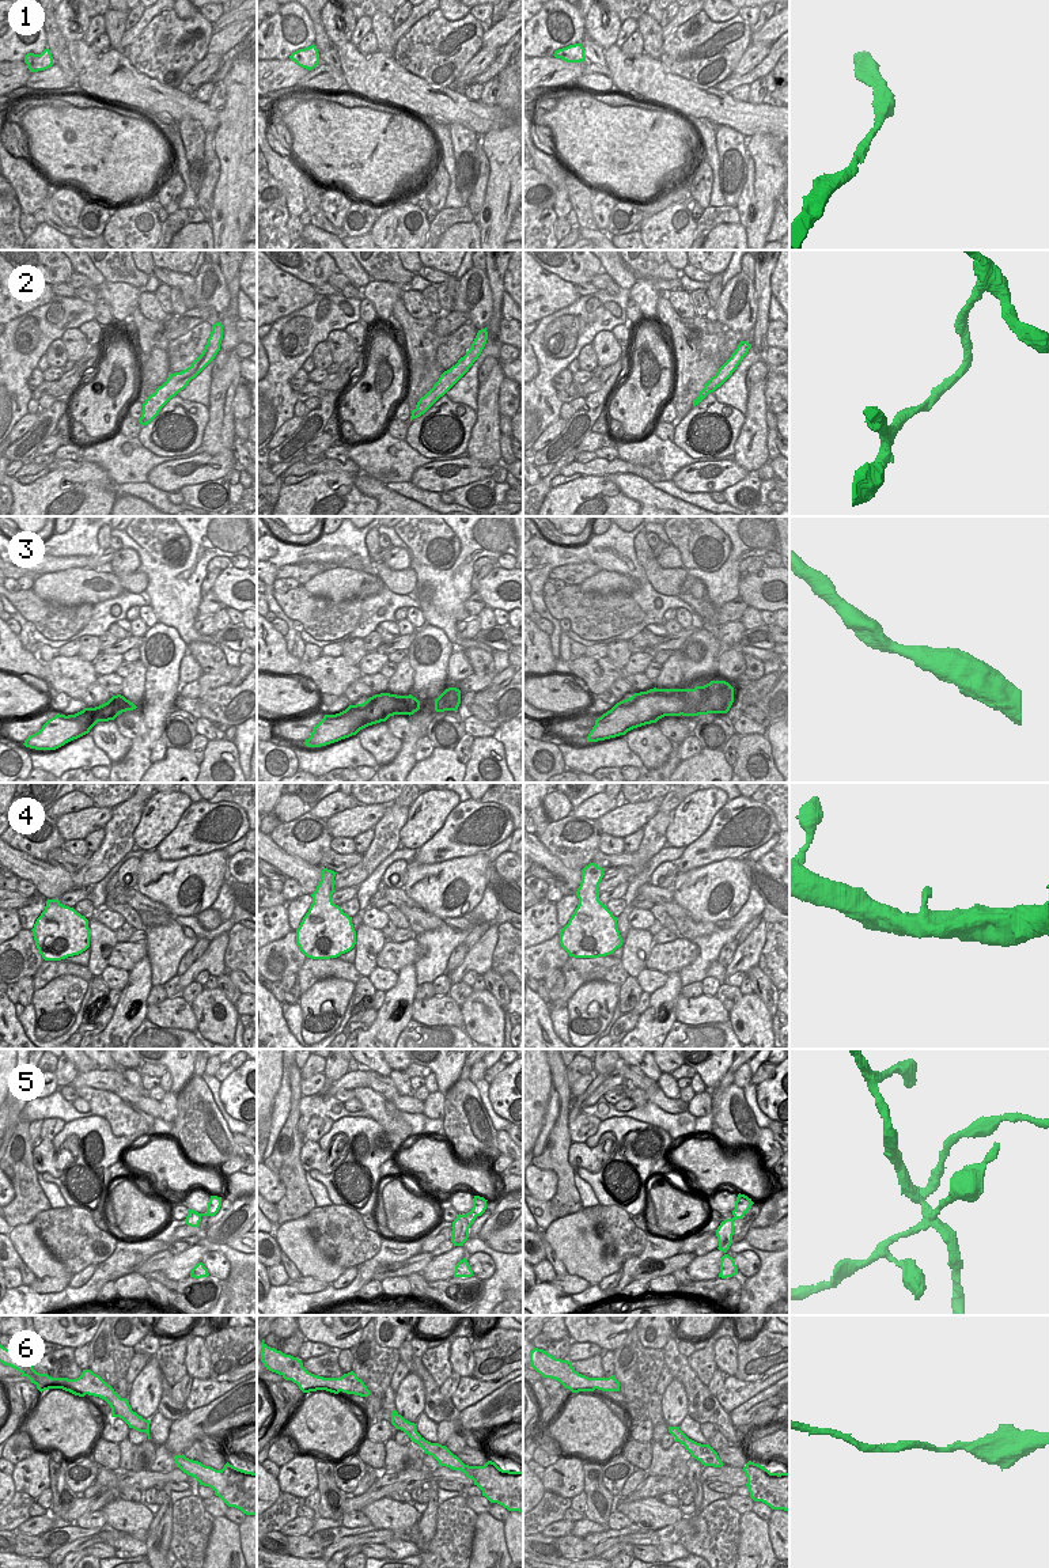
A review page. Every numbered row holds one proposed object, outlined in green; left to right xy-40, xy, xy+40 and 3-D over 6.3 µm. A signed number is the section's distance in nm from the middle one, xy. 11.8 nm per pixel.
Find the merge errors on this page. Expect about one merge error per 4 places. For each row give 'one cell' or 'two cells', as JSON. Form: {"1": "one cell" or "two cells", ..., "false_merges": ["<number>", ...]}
{"1": "one cell", "2": "two cells", "3": "one cell", "4": "one cell", "5": "two cells", "6": "one cell", "false_merges": ["2", "5"]}

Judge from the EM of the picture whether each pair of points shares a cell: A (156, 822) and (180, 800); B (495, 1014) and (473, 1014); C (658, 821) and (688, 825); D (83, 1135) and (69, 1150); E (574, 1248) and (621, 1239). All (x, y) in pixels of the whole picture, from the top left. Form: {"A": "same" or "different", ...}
{"A": "same", "B": "same", "C": "different", "D": "different", "E": "different"}

